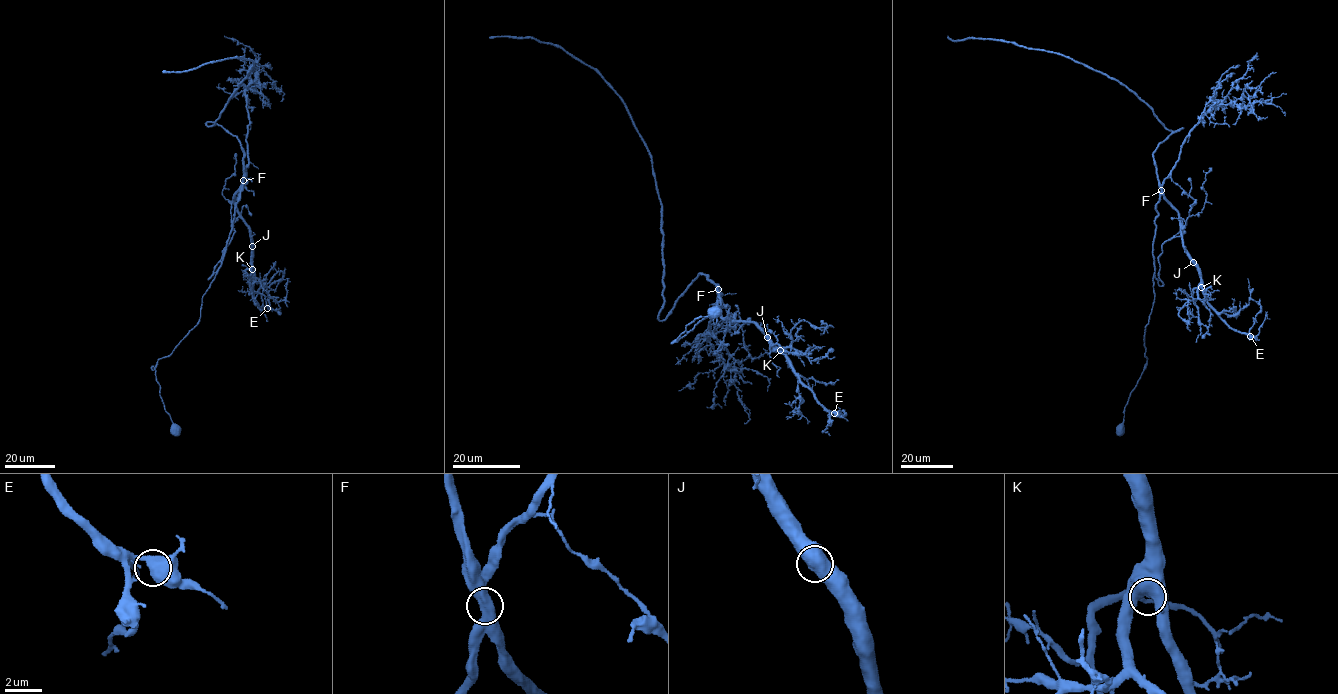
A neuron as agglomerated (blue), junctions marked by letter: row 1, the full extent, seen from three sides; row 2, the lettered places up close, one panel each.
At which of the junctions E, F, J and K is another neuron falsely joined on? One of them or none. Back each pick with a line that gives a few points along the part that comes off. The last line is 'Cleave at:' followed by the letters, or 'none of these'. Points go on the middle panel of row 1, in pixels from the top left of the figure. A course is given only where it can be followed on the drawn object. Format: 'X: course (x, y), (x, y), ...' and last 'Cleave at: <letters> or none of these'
F: course (719, 289), (699, 274), (660, 320), (661, 203), (650, 153), (622, 97), (555, 46), (489, 38)
Cleave at: F

